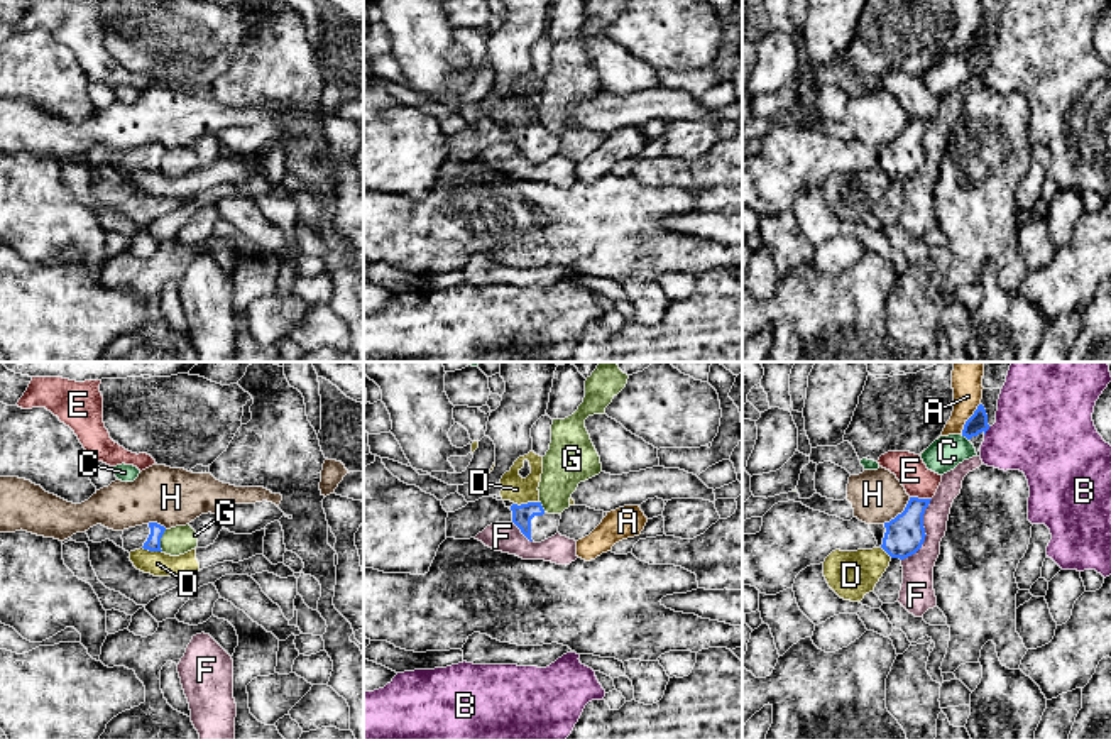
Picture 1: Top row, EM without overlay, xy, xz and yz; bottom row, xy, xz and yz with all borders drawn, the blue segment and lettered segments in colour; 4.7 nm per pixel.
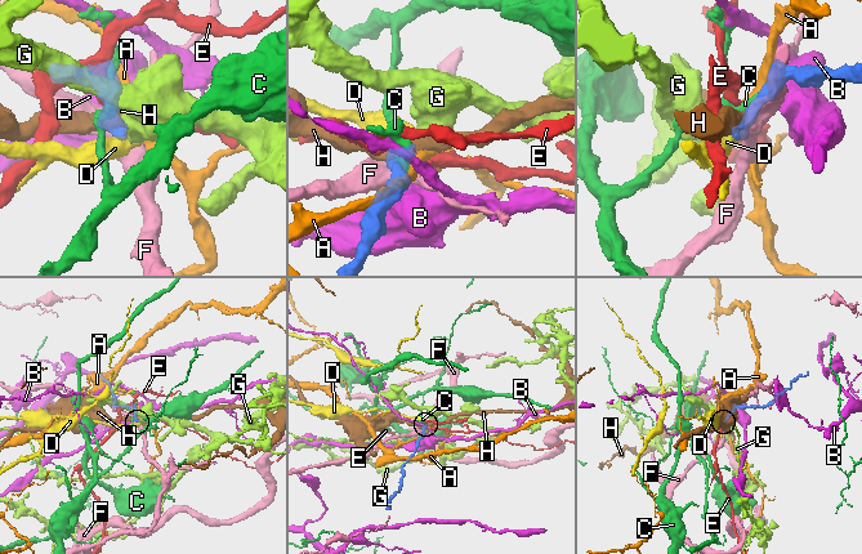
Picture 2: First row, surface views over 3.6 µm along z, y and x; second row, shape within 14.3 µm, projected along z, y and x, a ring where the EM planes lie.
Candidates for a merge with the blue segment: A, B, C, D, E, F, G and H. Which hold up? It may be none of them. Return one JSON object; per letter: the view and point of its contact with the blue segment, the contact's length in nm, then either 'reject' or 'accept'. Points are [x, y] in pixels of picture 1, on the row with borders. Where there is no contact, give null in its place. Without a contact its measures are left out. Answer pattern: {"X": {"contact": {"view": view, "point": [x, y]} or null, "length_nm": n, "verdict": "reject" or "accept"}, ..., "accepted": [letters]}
{"A": {"contact": {"view": "yz", "point": [969, 418]}, "length_nm": 180, "verdict": "reject"}, "B": {"contact": {"view": "yz", "point": [986, 430]}, "length_nm": 50, "verdict": "reject"}, "C": {"contact": {"view": "yz", "point": [964, 435]}, "length_nm": 50, "verdict": "reject"}, "D": {"contact": {"view": "xz", "point": [528, 503]}, "length_nm": 120, "verdict": "reject"}, "E": {"contact": {"view": "yz", "point": [920, 499]}, "length_nm": 110, "verdict": "reject"}, "F": {"contact": {"view": "yz", "point": [924, 533]}, "length_nm": 320, "verdict": "reject"}, "G": {"contact": {"view": "xy", "point": [159, 540]}, "length_nm": 110, "verdict": "reject"}, "H": {"contact": {"view": "yz", "point": [898, 514]}, "length_nm": 180, "verdict": "reject"}, "accepted": []}

